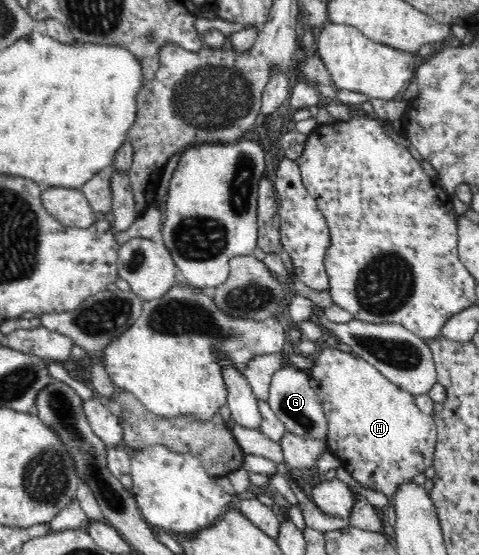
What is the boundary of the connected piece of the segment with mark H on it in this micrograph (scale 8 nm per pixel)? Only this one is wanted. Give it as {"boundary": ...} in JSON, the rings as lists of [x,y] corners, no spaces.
{"boundary":[[[321,345],[309,373],[328,421],[326,446],[354,480],[391,498],[401,484],[432,466],[436,423],[418,408],[413,394],[390,382],[366,360],[336,346]]]}

